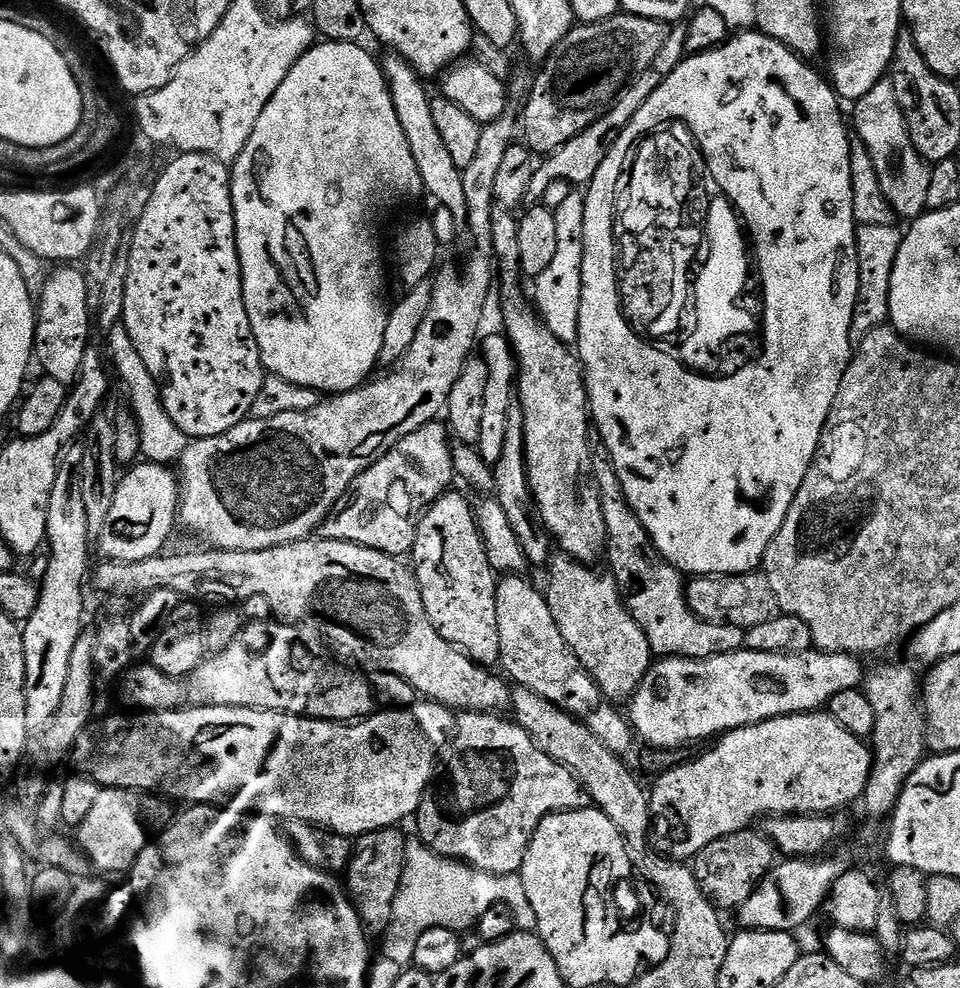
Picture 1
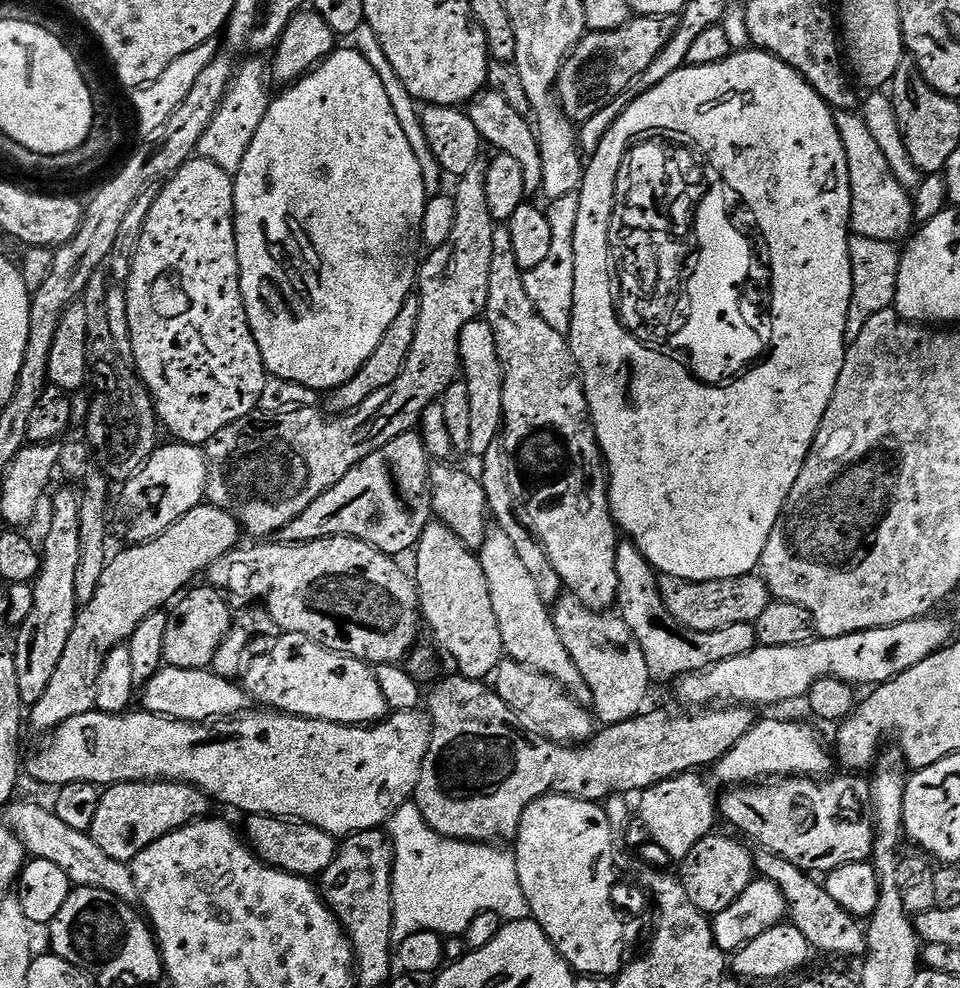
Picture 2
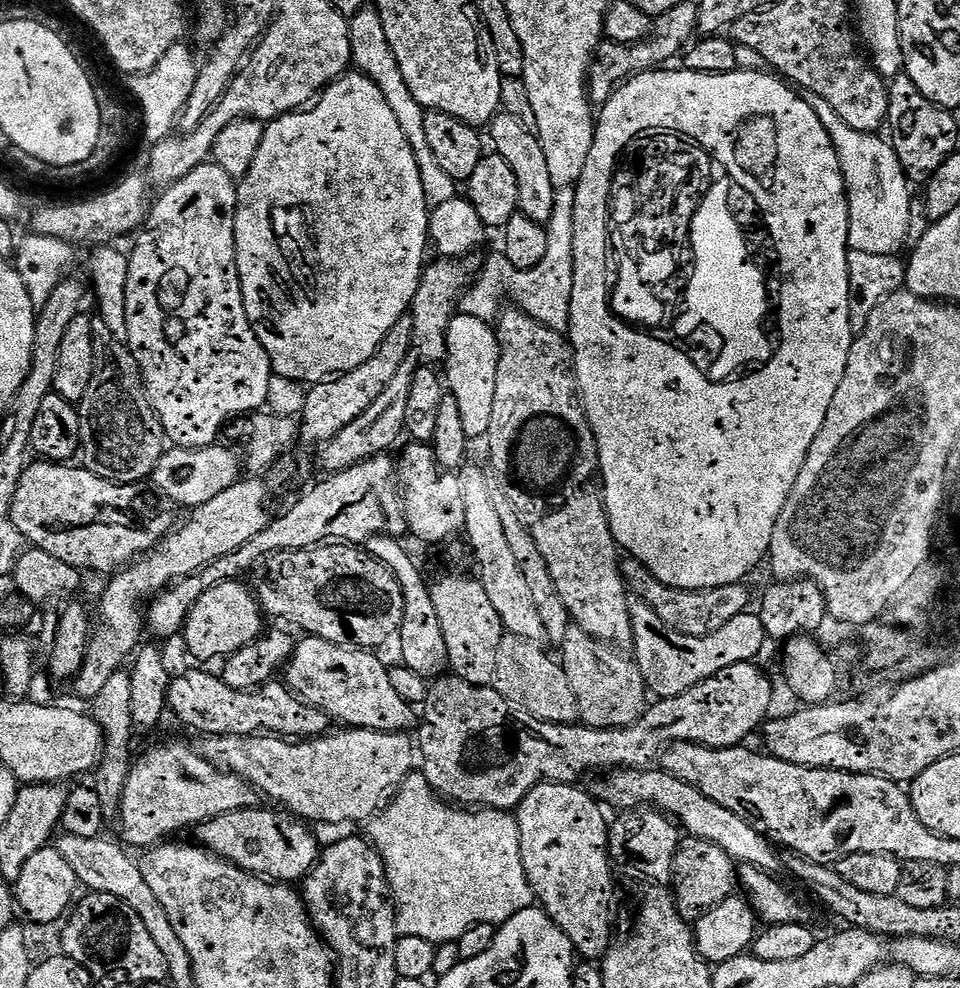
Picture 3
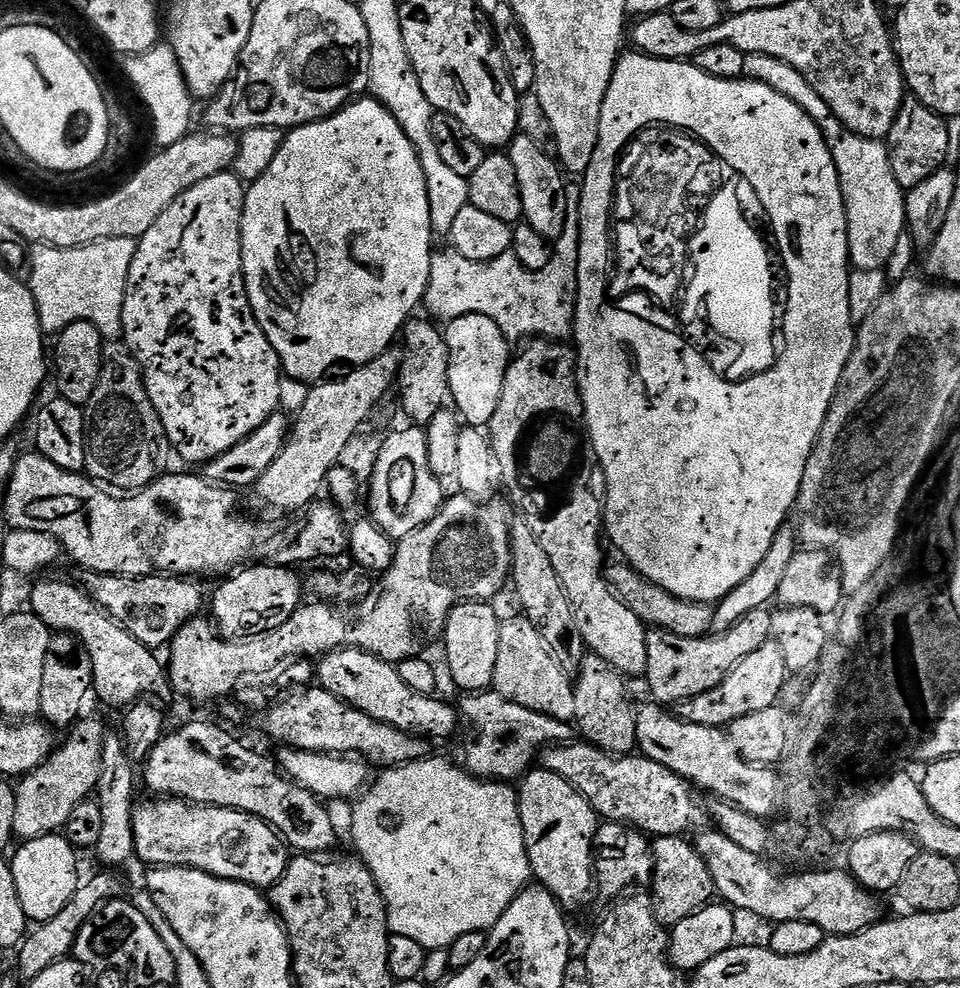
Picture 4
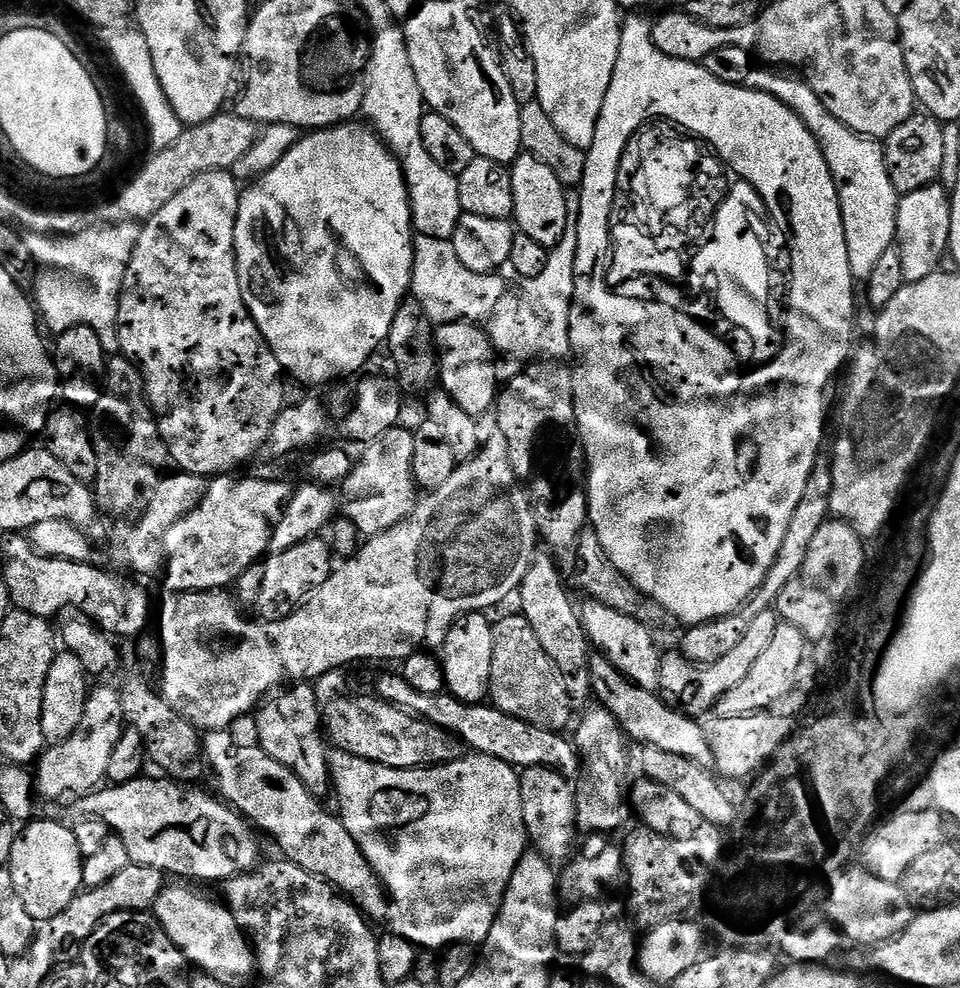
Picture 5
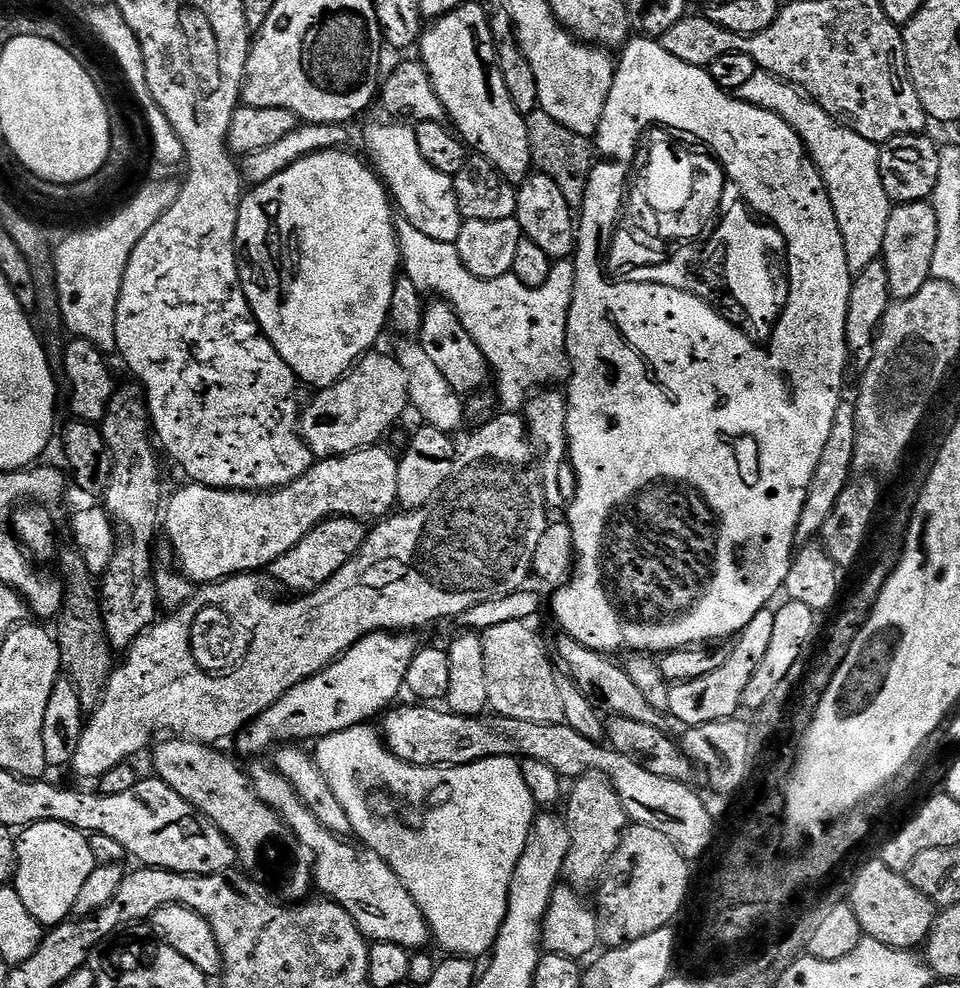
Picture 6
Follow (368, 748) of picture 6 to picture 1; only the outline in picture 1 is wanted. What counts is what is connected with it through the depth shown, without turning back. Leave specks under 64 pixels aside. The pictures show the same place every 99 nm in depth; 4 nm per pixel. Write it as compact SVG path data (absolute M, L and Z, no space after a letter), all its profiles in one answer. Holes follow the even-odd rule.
M409 843L398 898L394 898L392 921L382 933L382 955L390 958L390 962L398 962L402 966L411 965L414 946L418 946L418 938L422 938L426 930L475 929L482 914L486 914L486 910L495 904L510 905L516 914L519 931L532 932L535 929L536 915L530 906L530 898L526 898L526 886L522 886L519 875L495 876L492 872L483 872L460 860L451 860L431 852L422 843Z

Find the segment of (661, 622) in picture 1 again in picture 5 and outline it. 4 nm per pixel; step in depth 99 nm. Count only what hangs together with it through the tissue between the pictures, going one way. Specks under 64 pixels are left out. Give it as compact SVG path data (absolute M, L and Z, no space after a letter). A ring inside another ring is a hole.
M769 610L758 614L758 618L754 618L749 632L743 636L741 644L732 653L726 654L726 658L722 658L722 662L695 664L680 655L679 651L665 651L660 658L662 662L658 689L660 699L665 700L675 712L680 712L683 716L700 718L703 712L711 713L715 709L716 703L722 698L722 694L737 688L742 682L742 678L746 678L750 674L750 670L754 670L754 662L758 662L758 657L770 647L770 641L774 638L774 630L781 622L775 611Z

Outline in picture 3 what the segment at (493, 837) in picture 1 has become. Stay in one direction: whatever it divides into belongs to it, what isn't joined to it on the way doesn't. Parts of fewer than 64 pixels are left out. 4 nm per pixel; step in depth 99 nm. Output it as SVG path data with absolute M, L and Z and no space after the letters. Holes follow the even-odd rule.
M749 662L739 664L738 666L726 666L726 670L722 670L714 678L706 678L706 682L702 682L698 686L694 686L690 690L686 690L686 694L678 694L674 698L666 698L665 700L657 699L651 706L648 706L641 717L627 728L618 729L592 729L587 725L577 722L574 724L555 724L549 720L539 720L530 714L526 714L520 708L514 705L506 698L502 698L502 694L498 694L498 690L491 686L477 686L466 682L462 678L458 678L455 674L445 674L439 679L434 679L428 686L428 697L422 705L422 723L419 725L420 740L418 736L418 756L424 759L422 771L426 782L430 782L430 786L439 794L439 796L456 806L471 806L473 809L481 808L499 808L501 810L515 810L519 808L522 798L526 798L526 794L530 794L530 790L534 790L534 786L539 784L576 784L580 782L587 772L596 772L595 774L604 774L609 770L619 770L622 768L650 768L653 767L663 757L664 749L669 744L677 744L678 742L690 742L691 744L701 744L707 748L735 748L743 745L744 740L752 731L759 729L761 725L769 719L768 711L772 708L772 680L759 668L759 663Z

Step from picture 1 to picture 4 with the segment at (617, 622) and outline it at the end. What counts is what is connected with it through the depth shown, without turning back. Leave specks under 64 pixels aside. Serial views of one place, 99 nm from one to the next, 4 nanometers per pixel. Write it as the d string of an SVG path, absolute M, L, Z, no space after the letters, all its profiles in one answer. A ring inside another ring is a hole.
M589 653L585 655L579 665L574 696L573 720L577 733L587 743L601 749L610 755L629 755L636 748L636 722L635 709L631 708L626 692L627 684L619 672L606 663L602 658Z

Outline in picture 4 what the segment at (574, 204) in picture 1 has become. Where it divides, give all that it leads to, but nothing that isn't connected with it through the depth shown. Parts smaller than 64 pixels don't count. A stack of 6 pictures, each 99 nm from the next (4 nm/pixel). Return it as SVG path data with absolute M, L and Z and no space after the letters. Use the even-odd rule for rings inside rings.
M569 214L564 233L555 241L552 260L541 272L527 272L510 250L486 262L462 258L462 254L451 250L437 251L428 262L428 286L424 290L423 307L428 307L427 315L436 322L457 320L466 314L482 314L512 342L529 338L563 341L576 319L579 241L580 217Z

